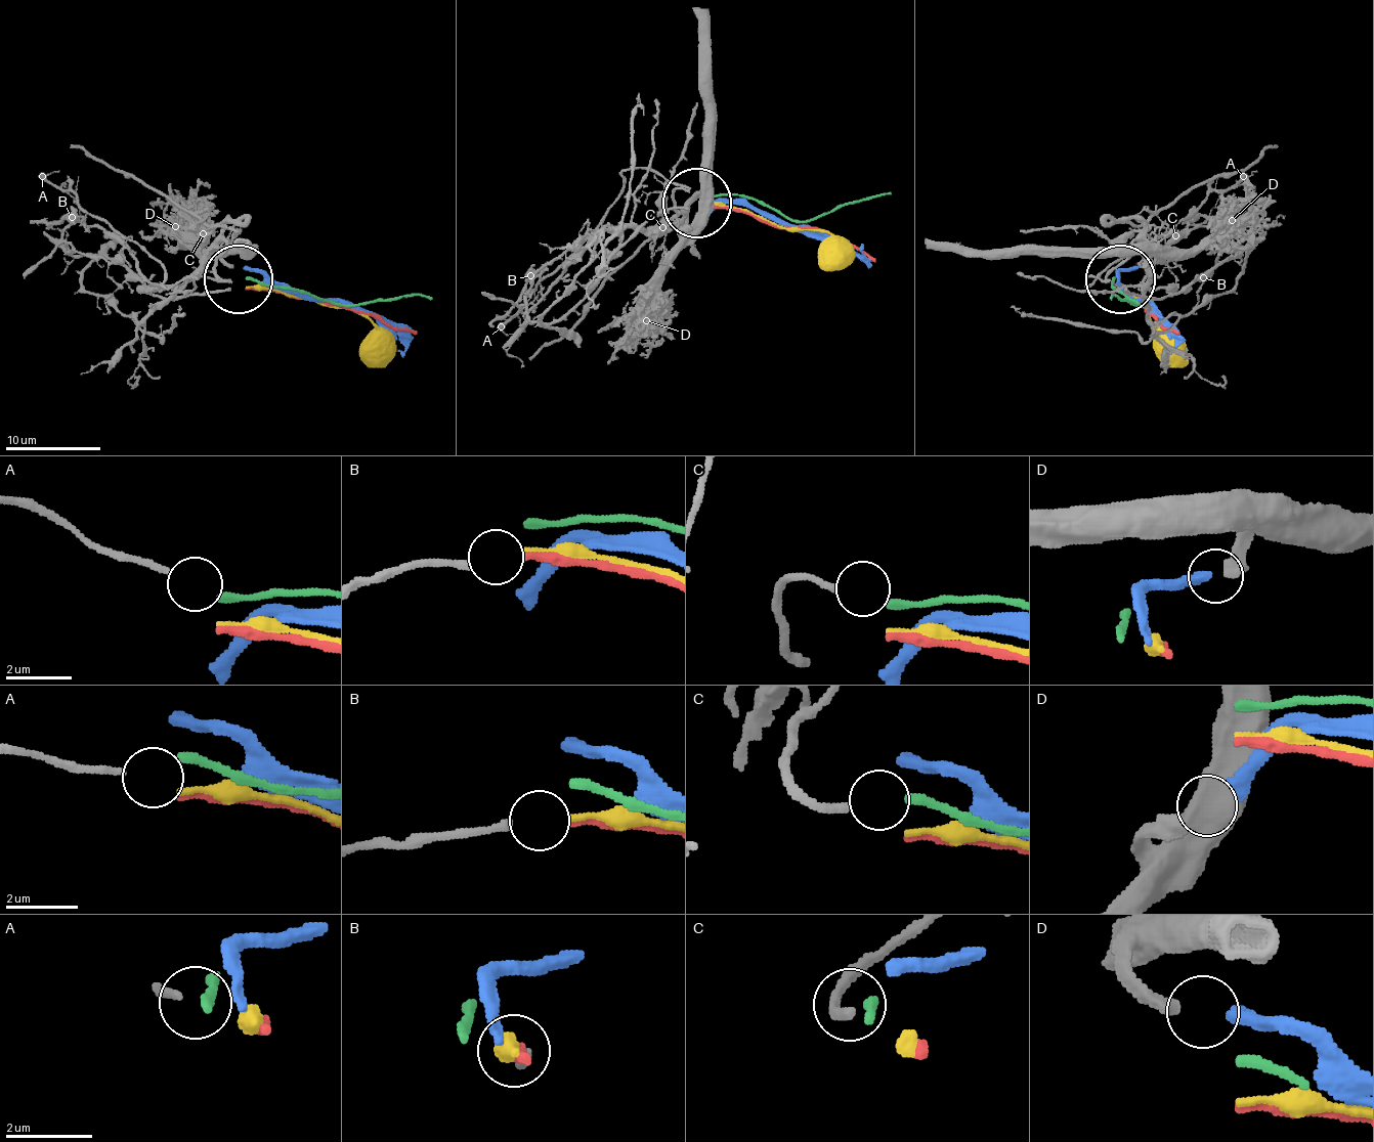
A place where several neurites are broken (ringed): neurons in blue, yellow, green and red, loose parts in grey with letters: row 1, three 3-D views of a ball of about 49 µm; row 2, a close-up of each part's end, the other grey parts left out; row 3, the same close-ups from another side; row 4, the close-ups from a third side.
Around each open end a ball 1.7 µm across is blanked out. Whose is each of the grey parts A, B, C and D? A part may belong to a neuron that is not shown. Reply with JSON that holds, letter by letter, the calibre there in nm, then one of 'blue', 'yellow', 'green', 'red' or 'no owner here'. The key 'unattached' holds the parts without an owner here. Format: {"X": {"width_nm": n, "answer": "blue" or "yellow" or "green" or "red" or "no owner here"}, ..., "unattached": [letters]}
{"A": {"width_nm": 180, "answer": "no owner here"}, "B": {"width_nm": 200, "answer": "red"}, "C": {"width_nm": 200, "answer": "green"}, "D": {"width_nm": 400, "answer": "blue"}, "unattached": ["A"]}

